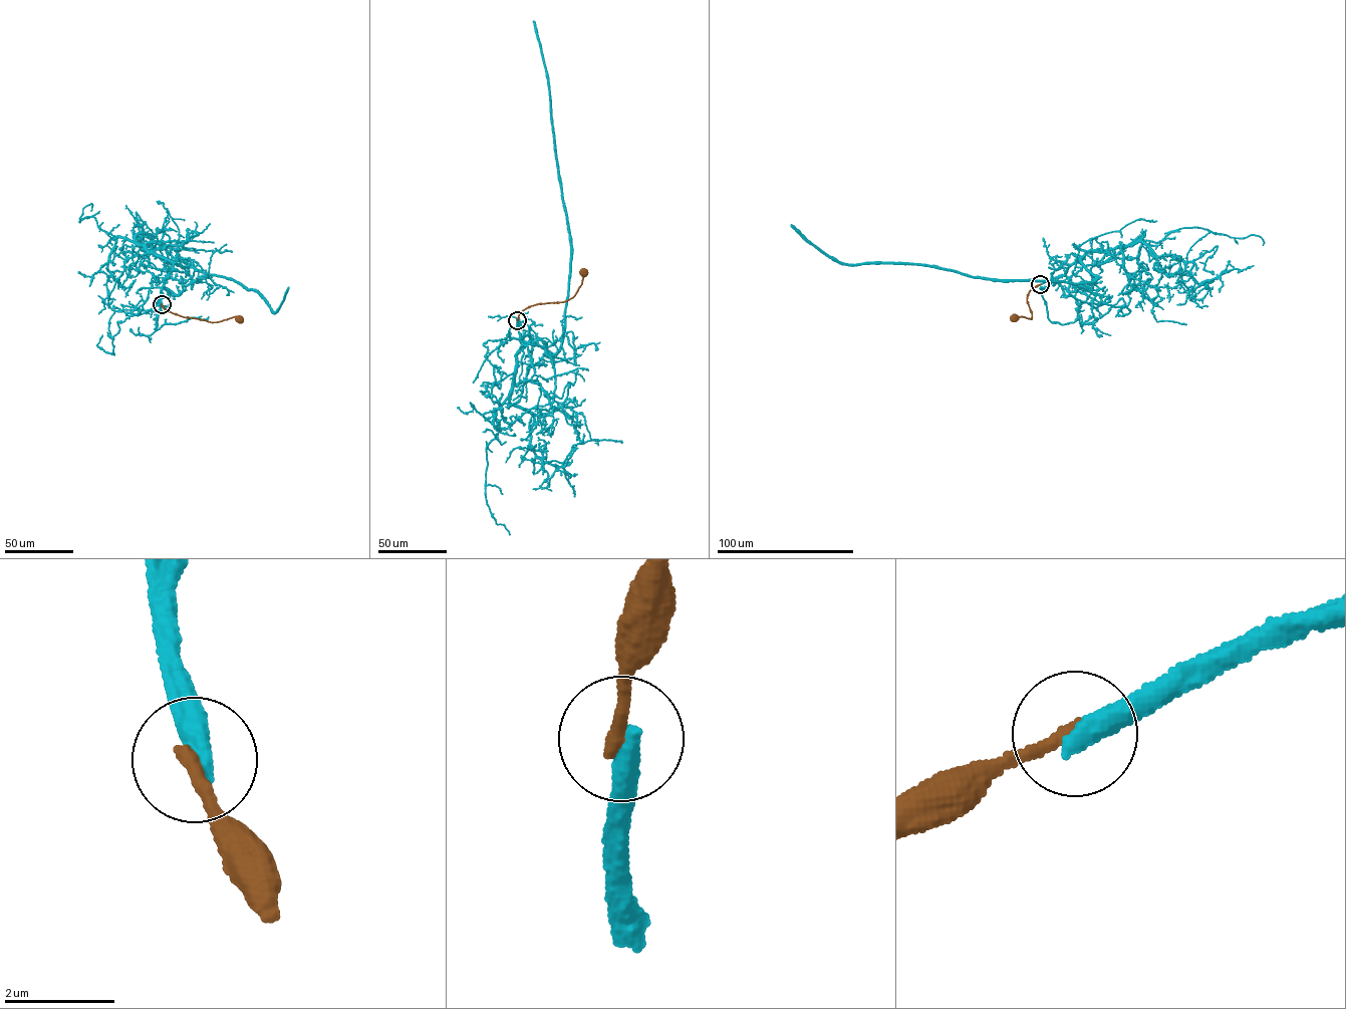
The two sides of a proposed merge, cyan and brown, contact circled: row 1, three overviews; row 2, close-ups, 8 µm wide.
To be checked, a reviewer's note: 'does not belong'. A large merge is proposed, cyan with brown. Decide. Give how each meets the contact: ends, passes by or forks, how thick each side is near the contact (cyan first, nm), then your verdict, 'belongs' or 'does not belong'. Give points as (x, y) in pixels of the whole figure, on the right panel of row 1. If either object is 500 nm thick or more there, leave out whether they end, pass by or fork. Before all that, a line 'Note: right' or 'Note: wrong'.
Note: right
cyan ends | brown ends | 440/280 nm | does not belong

